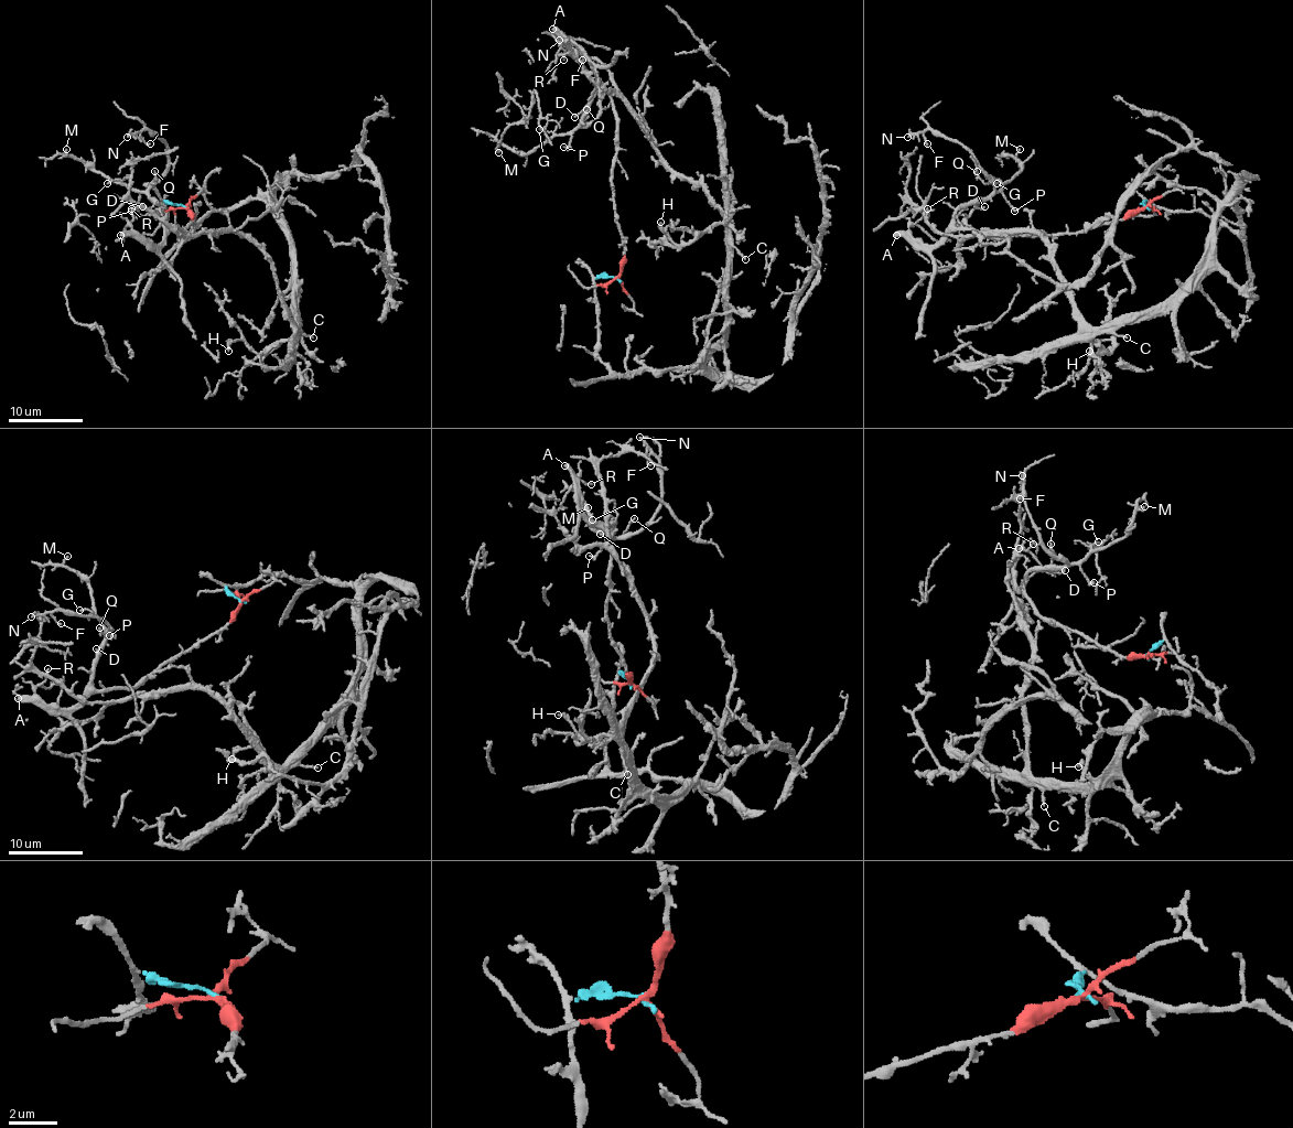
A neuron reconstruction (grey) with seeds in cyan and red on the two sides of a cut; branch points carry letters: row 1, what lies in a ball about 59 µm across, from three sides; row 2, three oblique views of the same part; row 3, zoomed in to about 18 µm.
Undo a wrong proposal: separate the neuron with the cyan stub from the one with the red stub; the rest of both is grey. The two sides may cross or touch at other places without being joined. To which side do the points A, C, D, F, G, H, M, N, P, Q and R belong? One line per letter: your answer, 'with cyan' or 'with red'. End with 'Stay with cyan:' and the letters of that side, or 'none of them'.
A: with red
C: with cyan
D: with red
F: with red
G: with red
H: with cyan
M: with red
N: with red
P: with red
Q: with red
R: with red
Stay with cyan: C, H

